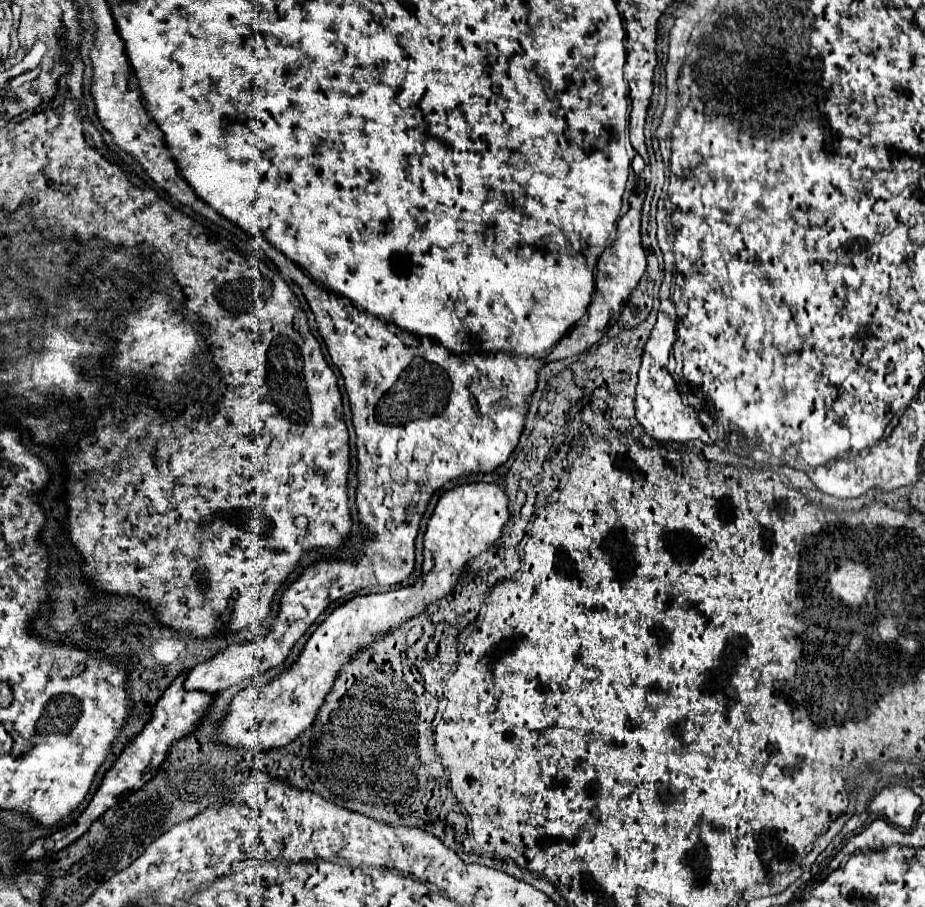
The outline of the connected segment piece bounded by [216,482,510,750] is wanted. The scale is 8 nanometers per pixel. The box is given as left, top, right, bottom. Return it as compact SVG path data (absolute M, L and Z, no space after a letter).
M498 482L462 484L446 492L428 520L424 534L422 574L416 584L384 594L354 596L338 606L314 630L296 662L284 674L272 678L260 688L244 688L234 696L228 718L218 728L216 742L224 742L234 748L260 746L268 750L296 740L298 734L302 734L314 722L338 670L348 664L362 646L374 642L380 634L402 626L408 618L420 614L420 610L424 610L430 602L446 596L464 572L464 564L492 548L496 538L500 538L508 516L508 498Z

